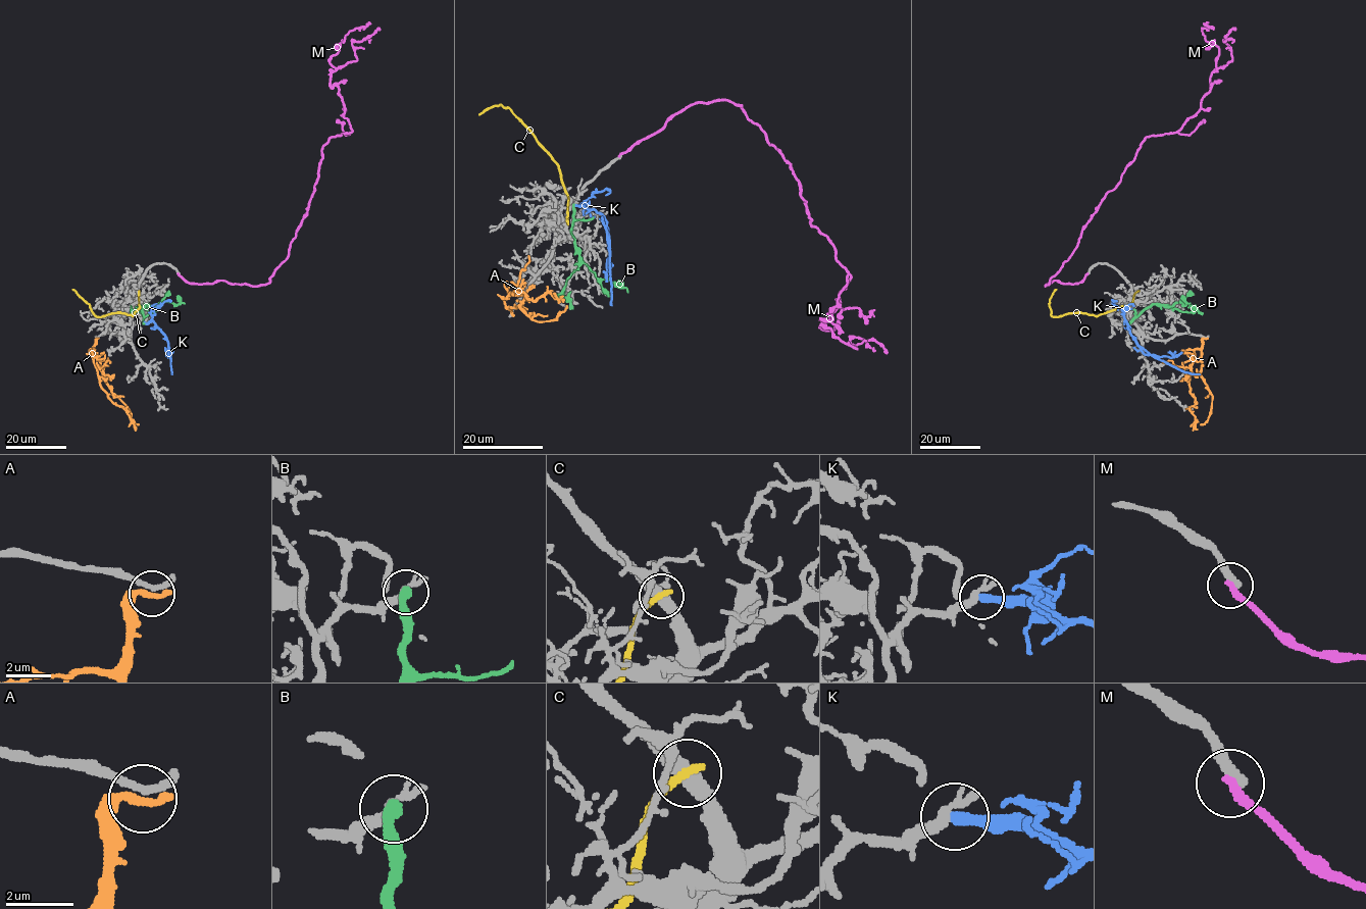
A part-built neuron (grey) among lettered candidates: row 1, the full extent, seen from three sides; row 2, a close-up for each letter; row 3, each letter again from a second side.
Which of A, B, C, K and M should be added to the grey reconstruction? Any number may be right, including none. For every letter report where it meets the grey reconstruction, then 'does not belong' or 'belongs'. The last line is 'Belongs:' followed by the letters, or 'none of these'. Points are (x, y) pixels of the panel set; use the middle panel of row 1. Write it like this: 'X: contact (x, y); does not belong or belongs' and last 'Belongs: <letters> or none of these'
A: contact (512, 312); does not belong
B: contact (573, 205); does not belong
C: contact (566, 222); does not belong
K: contact (574, 205); belongs
M: contact (619, 155); does not belong
Belongs: K

